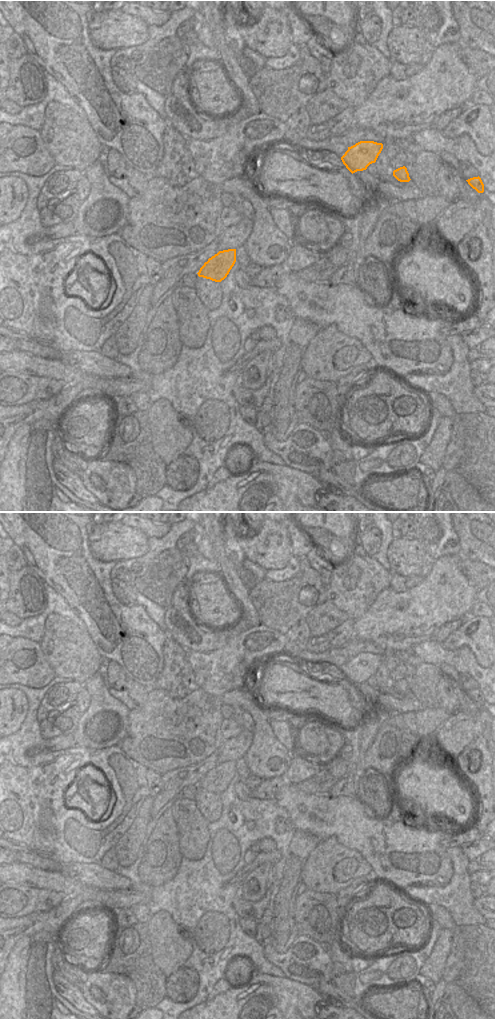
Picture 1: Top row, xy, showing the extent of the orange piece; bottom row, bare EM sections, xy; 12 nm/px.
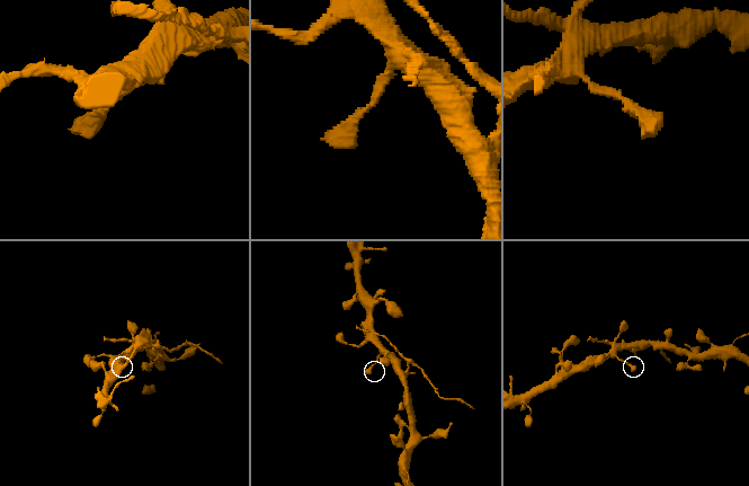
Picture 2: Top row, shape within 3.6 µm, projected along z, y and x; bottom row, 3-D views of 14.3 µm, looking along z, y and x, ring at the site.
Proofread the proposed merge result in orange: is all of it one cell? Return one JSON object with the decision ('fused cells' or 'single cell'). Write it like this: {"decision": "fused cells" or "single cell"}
{"decision": "fused cells"}

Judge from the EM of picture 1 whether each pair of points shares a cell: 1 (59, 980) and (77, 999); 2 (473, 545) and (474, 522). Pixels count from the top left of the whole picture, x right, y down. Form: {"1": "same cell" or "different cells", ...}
{"1": "same cell", "2": "same cell"}

